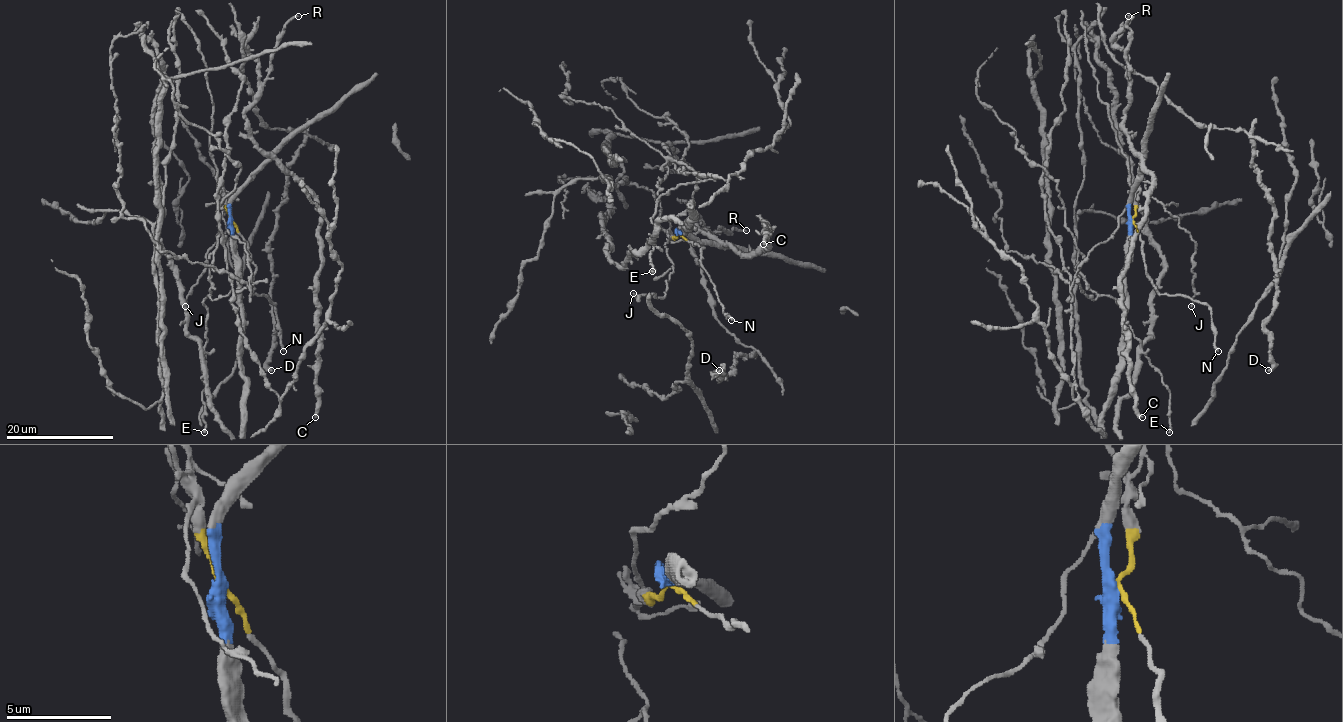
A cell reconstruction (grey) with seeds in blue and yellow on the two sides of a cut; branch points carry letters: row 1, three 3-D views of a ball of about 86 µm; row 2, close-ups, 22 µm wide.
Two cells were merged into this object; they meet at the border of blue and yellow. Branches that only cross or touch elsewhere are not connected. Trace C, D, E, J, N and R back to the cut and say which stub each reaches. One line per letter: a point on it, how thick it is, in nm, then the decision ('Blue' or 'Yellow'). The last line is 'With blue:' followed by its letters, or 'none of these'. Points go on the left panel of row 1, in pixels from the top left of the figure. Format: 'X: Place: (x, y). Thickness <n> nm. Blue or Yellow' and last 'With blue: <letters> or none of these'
C: Place: (315, 417). Thickness 440 nm. Blue
D: Place: (271, 370). Thickness 220 nm. Blue
E: Place: (204, 432). Thickness 220 nm. Yellow
J: Place: (185, 306). Thickness 130 nm. Yellow
N: Place: (283, 351). Thickness 240 nm. Yellow
R: Place: (298, 16). Thickness 220 nm. Blue
With blue: C, D, R

